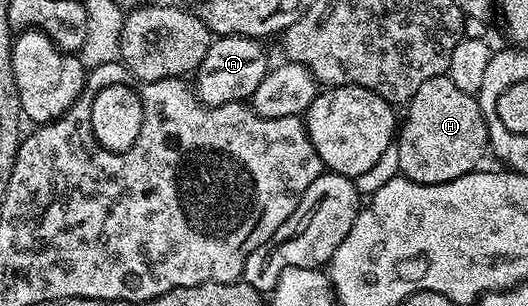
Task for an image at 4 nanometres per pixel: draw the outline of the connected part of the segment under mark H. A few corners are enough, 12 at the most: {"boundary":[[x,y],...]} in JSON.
{"boundary":[[446,75],[408,102],[400,173],[437,185],[489,152],[479,100]]}

